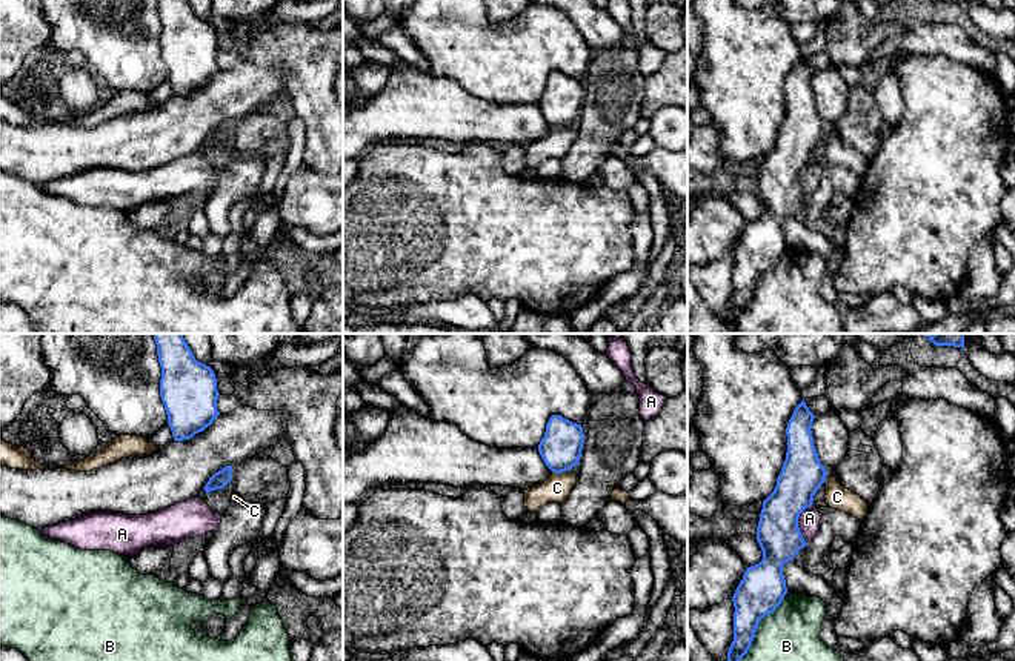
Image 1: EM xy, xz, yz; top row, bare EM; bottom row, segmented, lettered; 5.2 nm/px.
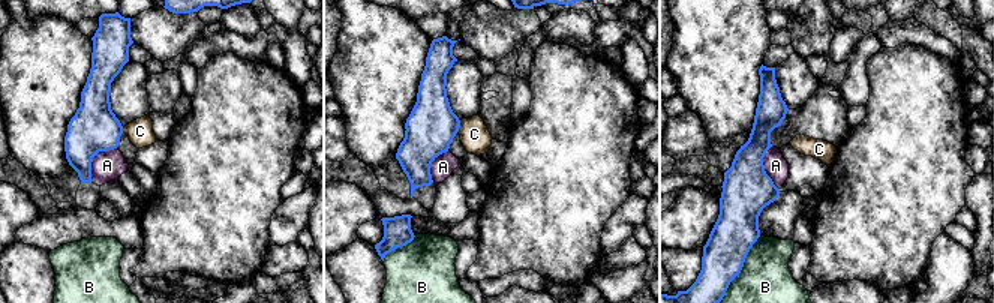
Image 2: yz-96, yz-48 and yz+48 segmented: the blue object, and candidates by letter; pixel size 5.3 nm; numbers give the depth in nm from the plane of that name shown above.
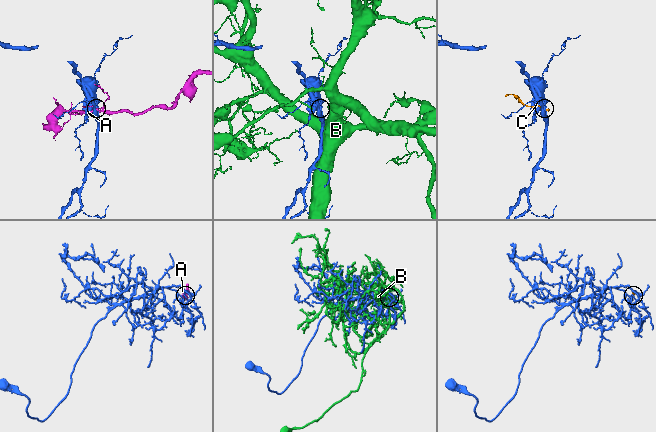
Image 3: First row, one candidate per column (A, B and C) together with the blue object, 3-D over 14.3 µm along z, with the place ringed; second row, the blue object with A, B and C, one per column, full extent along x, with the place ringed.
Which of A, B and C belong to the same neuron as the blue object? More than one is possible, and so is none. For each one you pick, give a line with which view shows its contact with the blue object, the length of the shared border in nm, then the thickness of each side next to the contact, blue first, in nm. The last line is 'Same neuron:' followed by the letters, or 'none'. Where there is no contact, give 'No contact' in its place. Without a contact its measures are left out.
Same neuron: none

